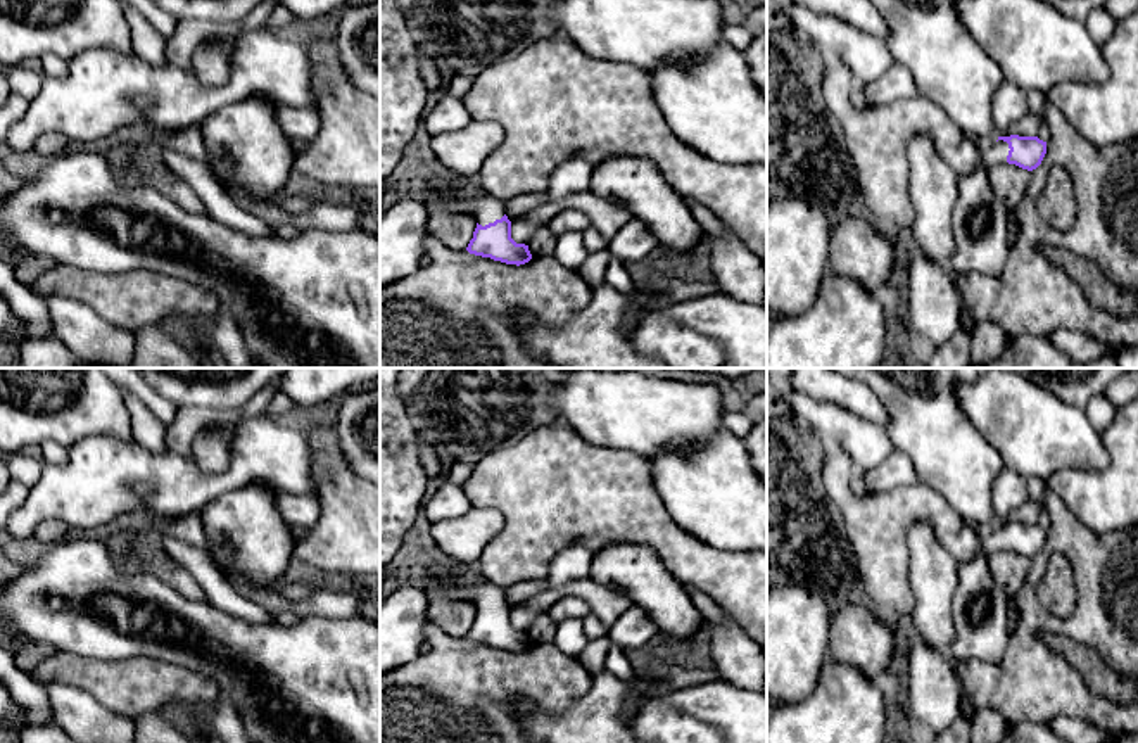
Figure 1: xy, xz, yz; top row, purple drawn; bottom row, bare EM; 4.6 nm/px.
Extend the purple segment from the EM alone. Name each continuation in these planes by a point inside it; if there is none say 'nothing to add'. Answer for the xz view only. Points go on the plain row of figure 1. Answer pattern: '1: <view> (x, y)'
1: xz (475, 588)

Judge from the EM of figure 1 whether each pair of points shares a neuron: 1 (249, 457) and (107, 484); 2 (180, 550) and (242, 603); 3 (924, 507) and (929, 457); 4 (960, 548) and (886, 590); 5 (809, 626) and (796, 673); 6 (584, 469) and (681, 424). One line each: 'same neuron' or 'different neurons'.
1: same neuron
2: same neuron
3: different neurons
4: same neuron
5: same neuron
6: different neurons

